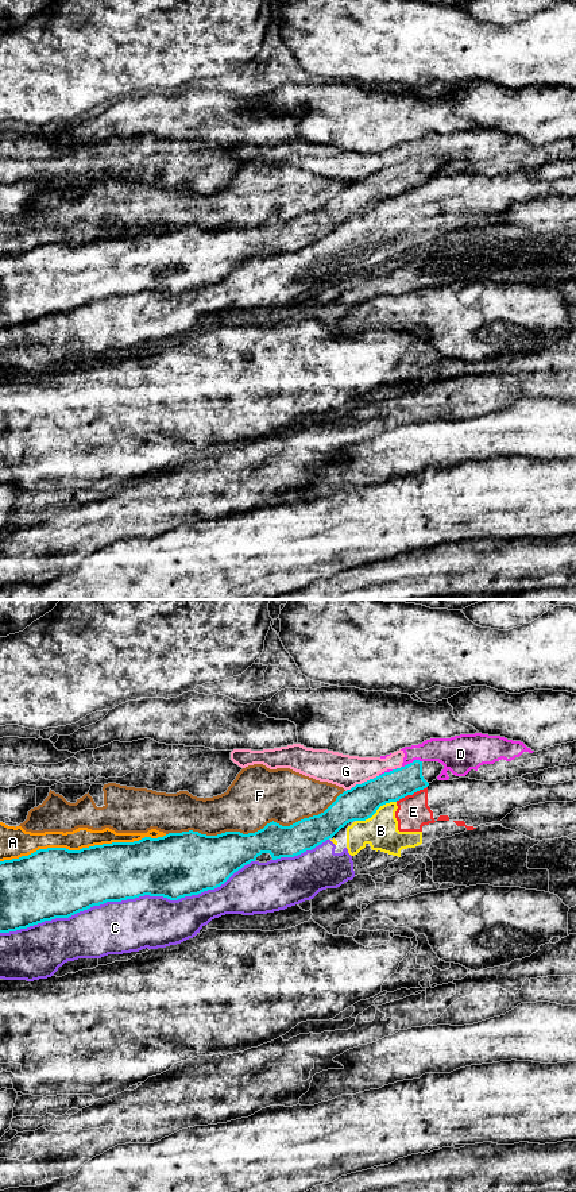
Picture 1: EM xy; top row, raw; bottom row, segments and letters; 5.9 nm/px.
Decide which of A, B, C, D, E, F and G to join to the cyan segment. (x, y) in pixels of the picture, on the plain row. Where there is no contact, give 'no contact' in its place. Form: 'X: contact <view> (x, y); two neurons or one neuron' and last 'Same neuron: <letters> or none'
A: contact xy (82, 243); two neurons
B: contact xy (375, 207); two neurons
C: contact xy (127, 293); two neurons
D: contact xy (413, 157); two neurons
E: contact xy (410, 189); two neurons
F: contact xy (255, 227); two neurons
G: contact xy (362, 178); two neurons
Same neuron: none

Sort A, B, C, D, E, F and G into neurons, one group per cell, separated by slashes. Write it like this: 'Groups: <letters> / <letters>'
Groups: A / B C E / D G / F

